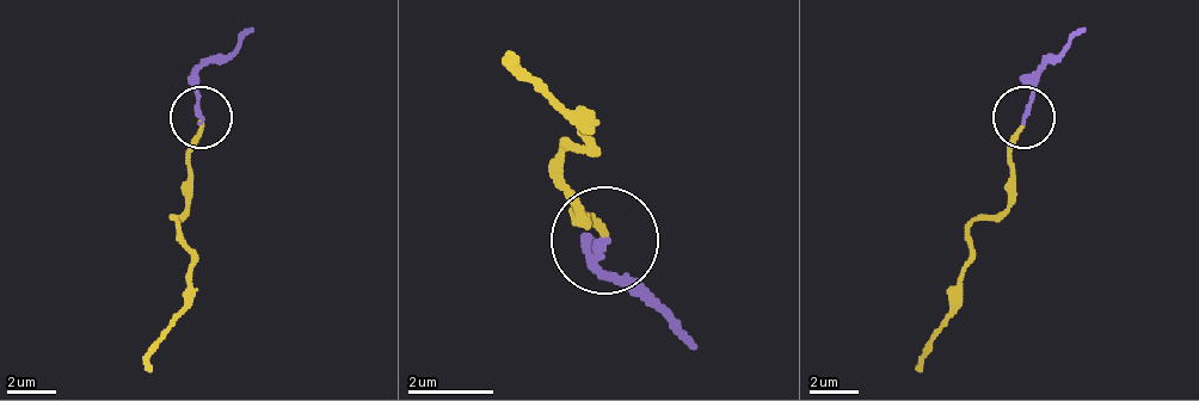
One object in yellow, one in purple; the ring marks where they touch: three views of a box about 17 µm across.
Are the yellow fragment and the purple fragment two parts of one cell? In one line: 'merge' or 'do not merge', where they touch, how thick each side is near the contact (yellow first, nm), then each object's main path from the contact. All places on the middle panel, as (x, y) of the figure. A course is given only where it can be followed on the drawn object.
merge; place (604, 240); calibres 160 and 190 nm; course yellow (602, 238), (580, 216), (559, 152), (591, 141), (505, 55); course purple (602, 238), (591, 259), (699, 345)

